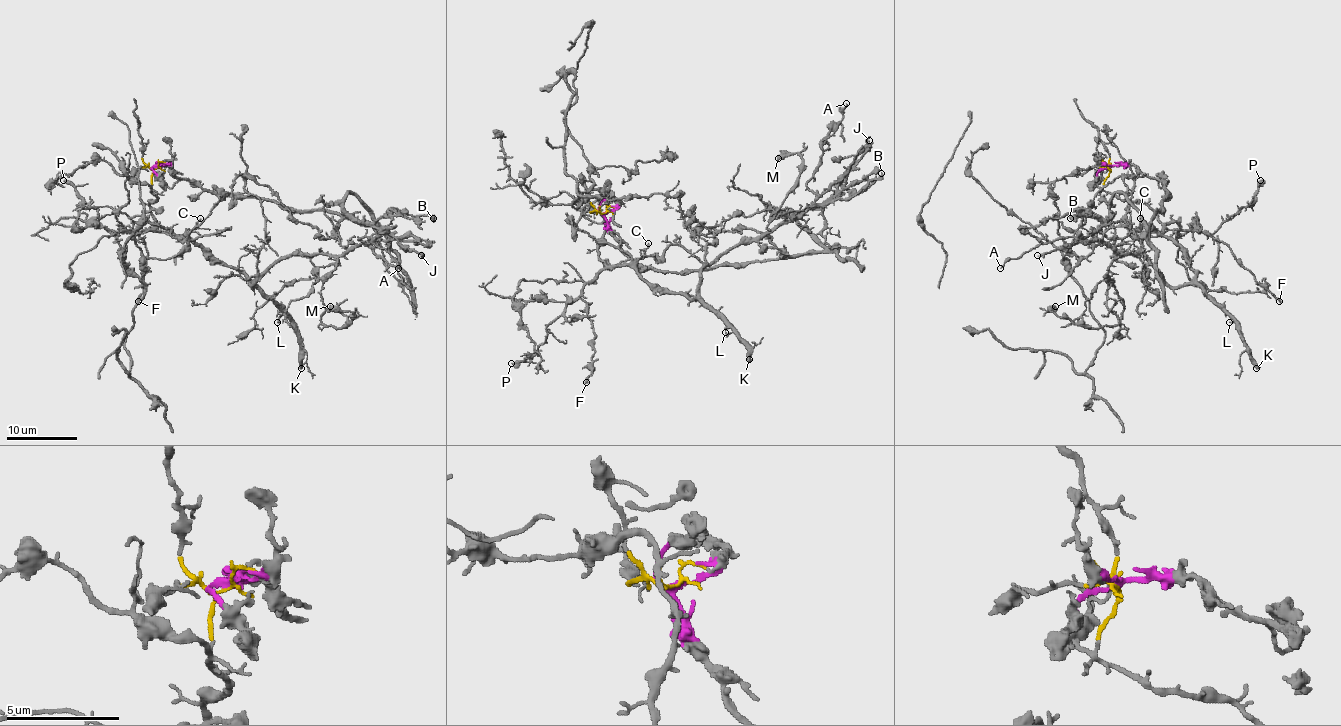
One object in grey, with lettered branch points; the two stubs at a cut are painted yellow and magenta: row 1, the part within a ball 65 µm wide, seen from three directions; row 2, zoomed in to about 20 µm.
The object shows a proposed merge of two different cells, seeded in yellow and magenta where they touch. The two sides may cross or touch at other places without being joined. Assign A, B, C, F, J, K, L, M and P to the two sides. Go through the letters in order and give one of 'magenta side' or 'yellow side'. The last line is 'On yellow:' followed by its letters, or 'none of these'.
A: yellow side
B: magenta side
C: yellow side
F: yellow side
J: magenta side
K: yellow side
L: yellow side
M: yellow side
P: yellow side
On yellow: A, C, F, K, L, M, P

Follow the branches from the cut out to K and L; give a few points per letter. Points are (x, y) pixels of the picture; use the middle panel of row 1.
K: (603, 213), (599, 206), (604, 224), (601, 259), (631, 266), (663, 289), (698, 298), (746, 344), (749, 360)
L: (603, 213), (599, 206), (604, 224), (601, 259), (631, 266), (663, 289), (698, 298), (732, 330), (725, 332)

